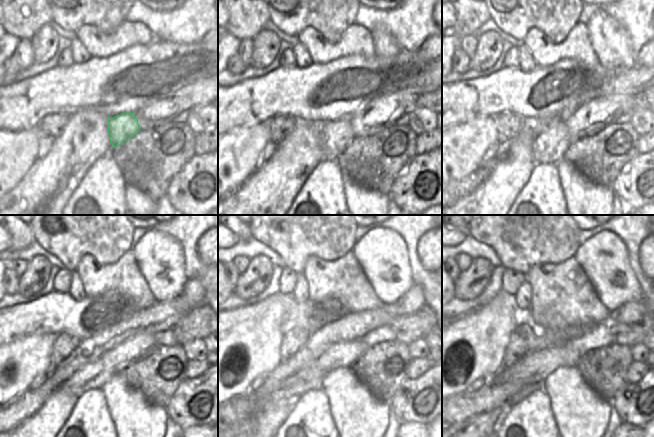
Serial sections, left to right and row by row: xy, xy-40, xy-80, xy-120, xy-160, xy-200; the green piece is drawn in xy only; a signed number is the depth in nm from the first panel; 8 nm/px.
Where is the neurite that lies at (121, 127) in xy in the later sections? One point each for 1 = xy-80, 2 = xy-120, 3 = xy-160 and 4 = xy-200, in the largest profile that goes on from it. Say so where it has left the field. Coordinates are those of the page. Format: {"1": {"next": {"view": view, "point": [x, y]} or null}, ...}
{"1": {"next": {"view": "xy-80", "point": [550, 147]}}, "2": {"next": {"view": "xy-120", "point": [94, 375]}}, "3": {"next": {"view": "xy-160", "point": [310, 378]}}, "4": {"next": {"view": "xy-200", "point": [462, 406]}}}

